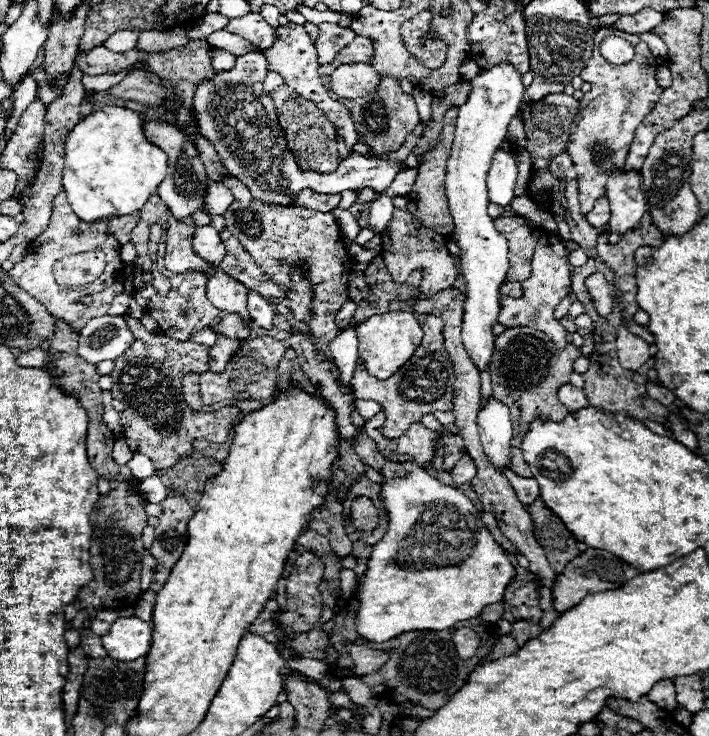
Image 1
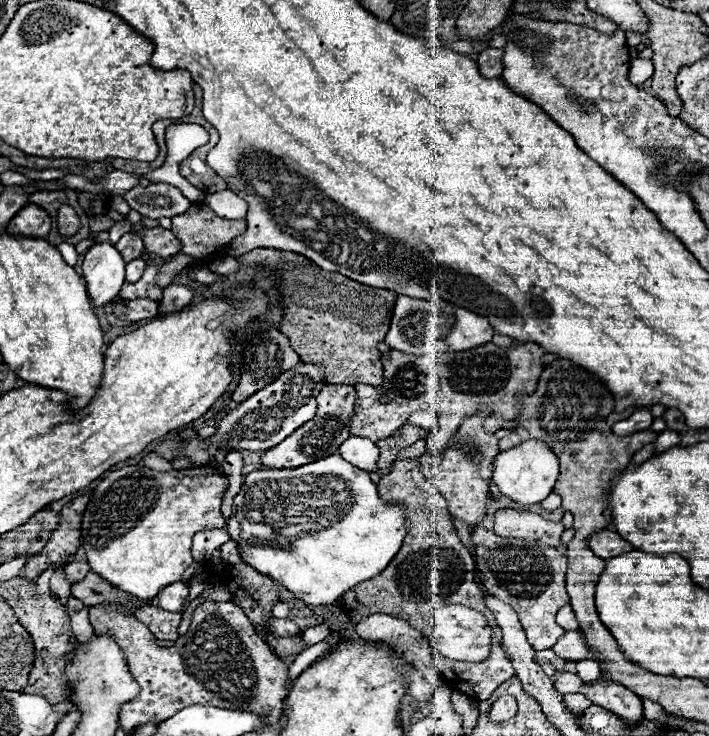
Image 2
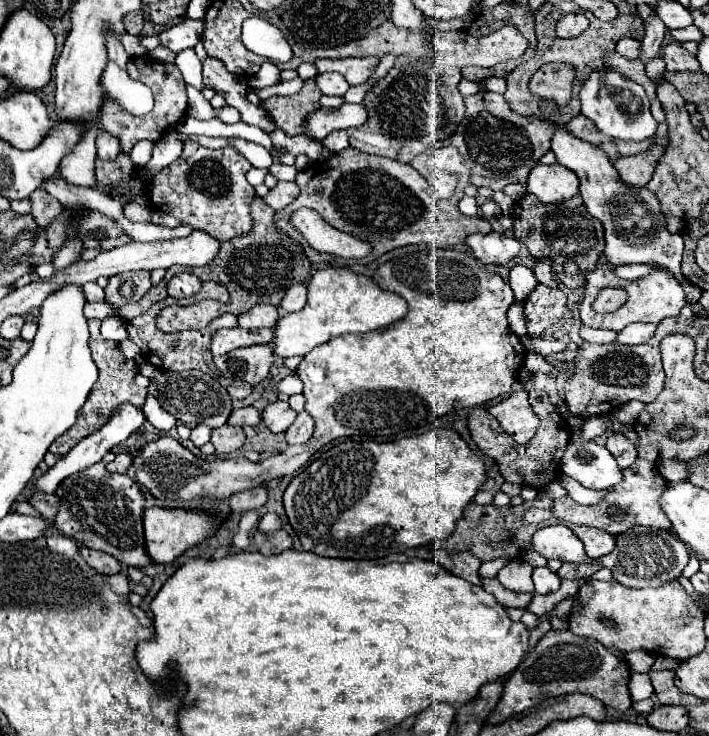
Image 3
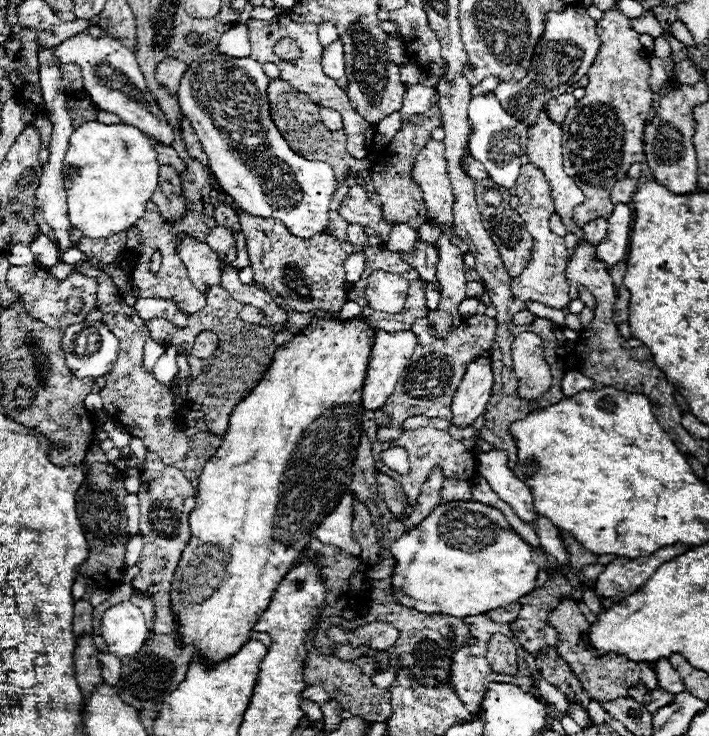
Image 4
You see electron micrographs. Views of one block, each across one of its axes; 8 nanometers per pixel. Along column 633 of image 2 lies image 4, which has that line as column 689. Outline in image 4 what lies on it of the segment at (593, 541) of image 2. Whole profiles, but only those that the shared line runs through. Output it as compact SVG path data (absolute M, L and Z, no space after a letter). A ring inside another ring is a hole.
M674 544L656 550L650 556L640 558L616 558L606 566L606 570L596 580L596 590L606 598L624 598L634 594L640 586L648 582L648 578L656 572L662 562L670 562L672 558L688 552L690 546Z

